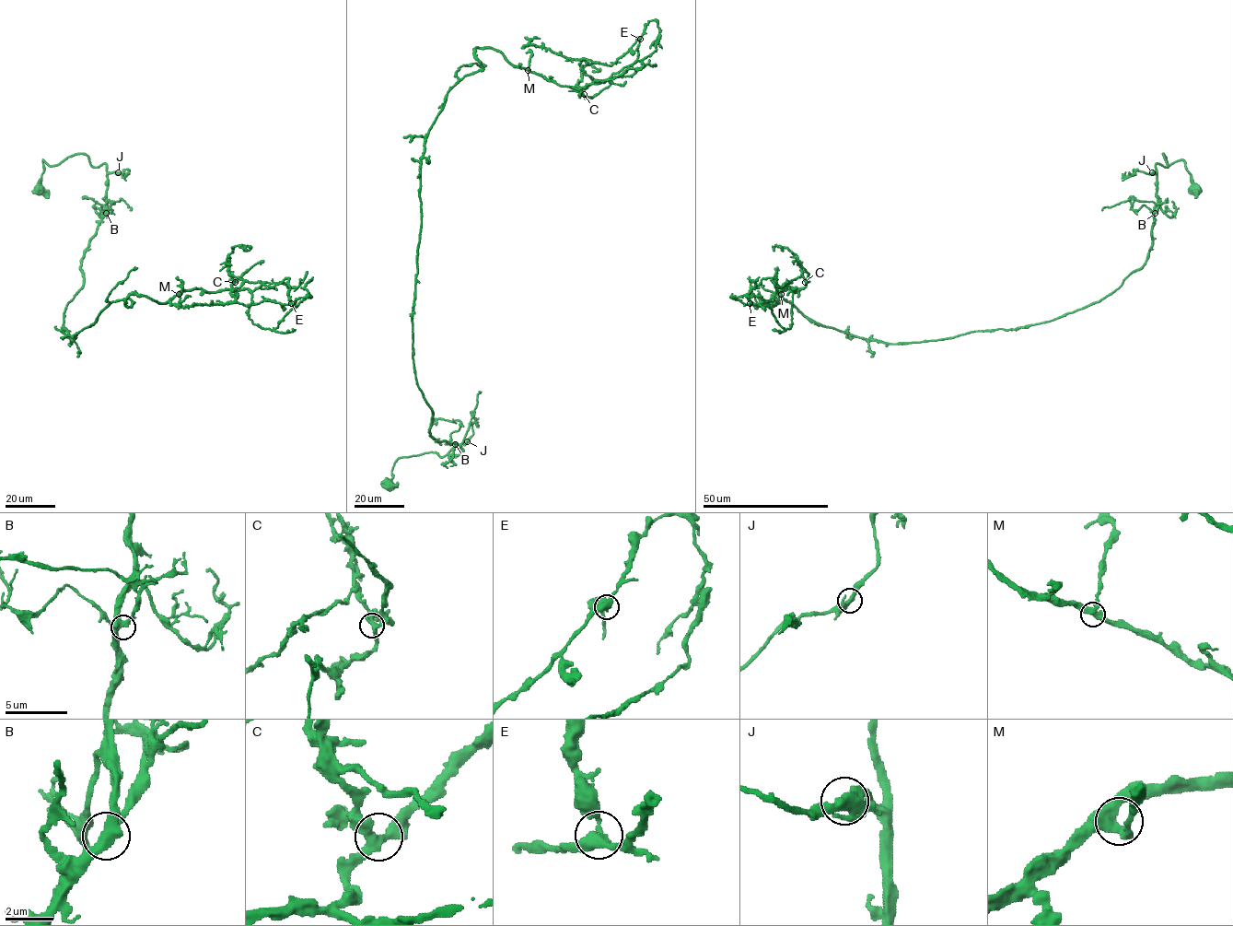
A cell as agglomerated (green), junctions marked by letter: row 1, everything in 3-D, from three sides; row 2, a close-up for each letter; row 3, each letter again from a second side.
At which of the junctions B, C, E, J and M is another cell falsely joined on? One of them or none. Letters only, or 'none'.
E

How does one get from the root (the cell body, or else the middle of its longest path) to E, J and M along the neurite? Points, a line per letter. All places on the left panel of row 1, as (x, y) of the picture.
E: (39, 189), (42, 160), (106, 165), (71, 344), (130, 294), (288, 278), (291, 303)
J: (39, 189), (42, 160), (55, 166), (70, 157), (85, 154), (92, 166), (105, 164), (108, 172), (118, 172)
M: (39, 189), (42, 160), (85, 154), (106, 165), (107, 213), (63, 312), (71, 344), (112, 302), (179, 294)

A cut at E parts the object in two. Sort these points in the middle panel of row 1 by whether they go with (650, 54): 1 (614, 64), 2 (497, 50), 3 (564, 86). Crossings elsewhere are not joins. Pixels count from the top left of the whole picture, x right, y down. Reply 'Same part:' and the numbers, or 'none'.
Same part: 2, 3

